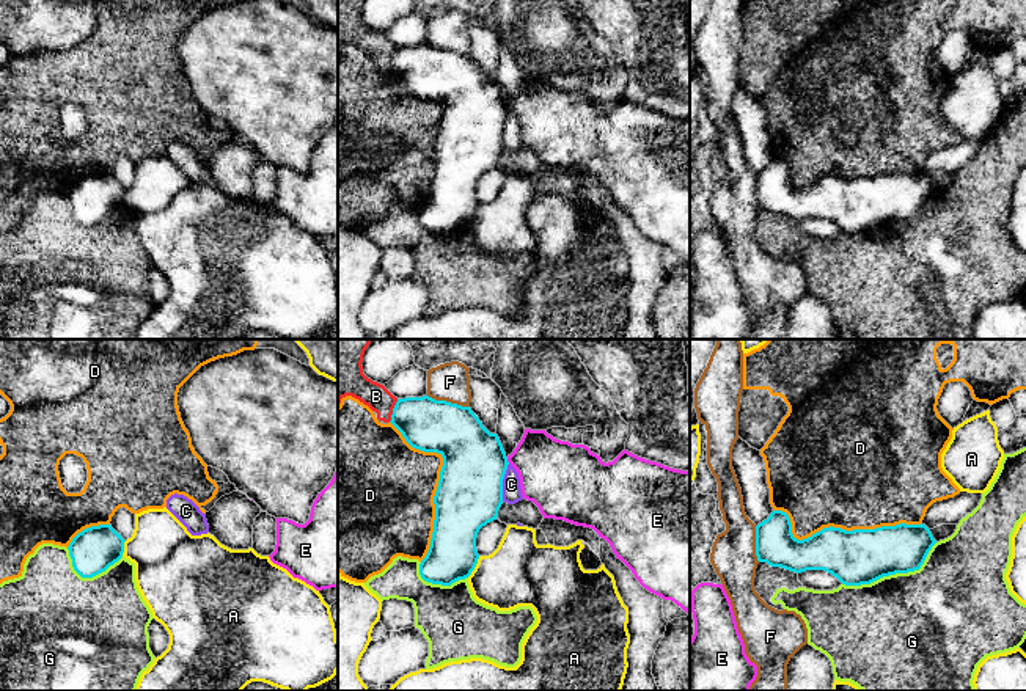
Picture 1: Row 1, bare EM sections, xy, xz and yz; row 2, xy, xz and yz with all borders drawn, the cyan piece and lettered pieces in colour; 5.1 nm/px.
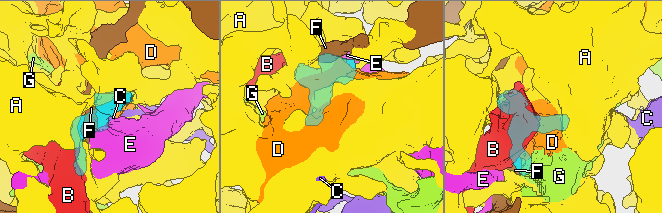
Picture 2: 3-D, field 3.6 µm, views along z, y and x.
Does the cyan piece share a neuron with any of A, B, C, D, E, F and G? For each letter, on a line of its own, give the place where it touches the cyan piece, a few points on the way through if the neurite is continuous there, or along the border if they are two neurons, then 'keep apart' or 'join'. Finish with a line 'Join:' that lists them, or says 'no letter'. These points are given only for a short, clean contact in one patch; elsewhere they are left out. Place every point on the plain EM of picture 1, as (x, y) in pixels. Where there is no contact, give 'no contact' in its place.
A: contact xz (475, 214); join
B: contact xz (393, 58); border xz (398, 47), (388, 69); keep apart
C: contact xz (502, 131); border xz (509, 112), (503, 127), (502, 148); keep apart
D: contact yz (839, 176); keep apart
E: contact xz (506, 109); border xz (506, 106), (509, 110); keep apart
F: contact xz (448, 51); keep apart
G: contact yz (893, 222); keep apart
Join: A

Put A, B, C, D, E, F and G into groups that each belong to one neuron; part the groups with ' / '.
A / B / C / D / E / F / G

